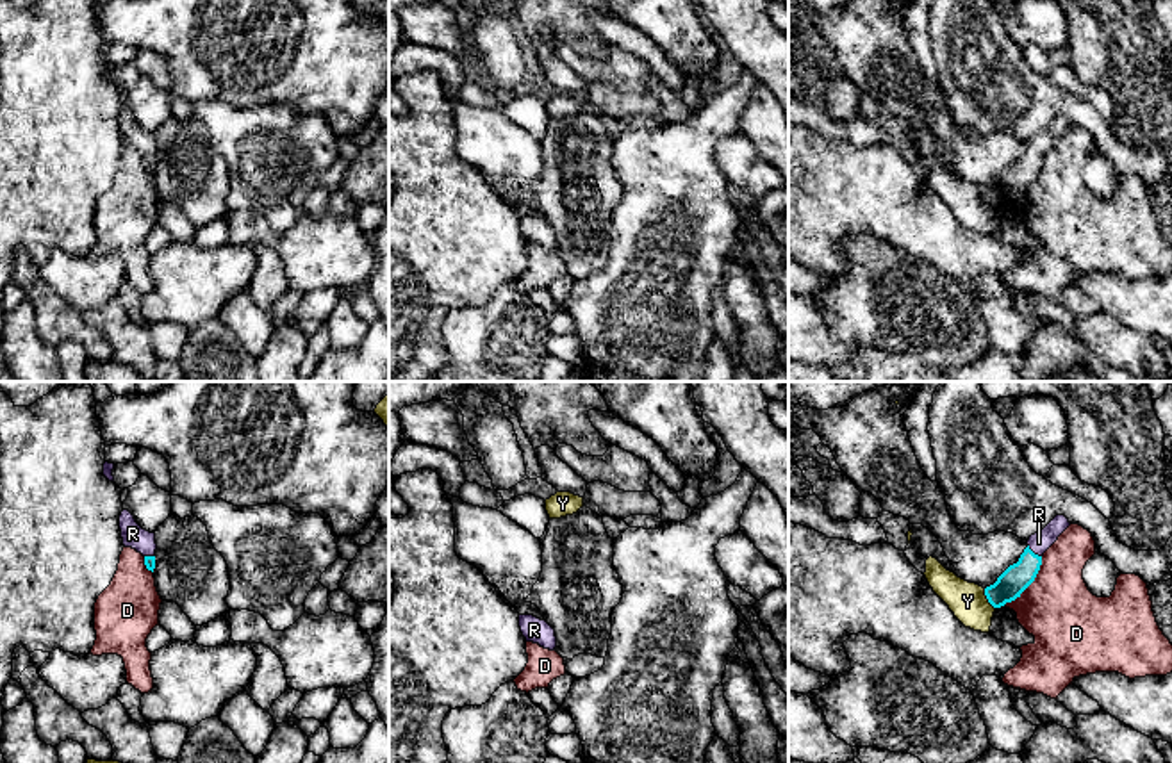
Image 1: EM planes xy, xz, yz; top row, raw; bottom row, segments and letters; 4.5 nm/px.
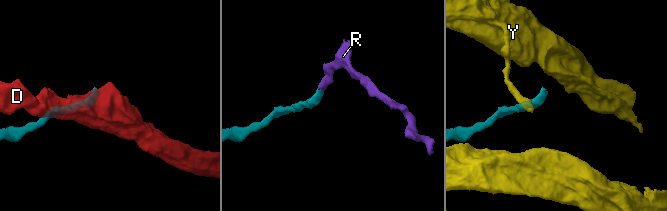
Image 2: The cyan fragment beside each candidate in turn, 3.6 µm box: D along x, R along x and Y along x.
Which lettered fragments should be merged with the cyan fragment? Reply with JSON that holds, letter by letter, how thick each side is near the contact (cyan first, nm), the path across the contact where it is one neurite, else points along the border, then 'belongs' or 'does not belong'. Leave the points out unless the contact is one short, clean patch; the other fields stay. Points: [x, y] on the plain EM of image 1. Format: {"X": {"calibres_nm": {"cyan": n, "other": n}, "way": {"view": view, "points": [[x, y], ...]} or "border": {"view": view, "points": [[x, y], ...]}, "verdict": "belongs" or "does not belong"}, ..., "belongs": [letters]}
{"D": {"calibres_nm": {"cyan": 120, "other": 340}, "border": {"view": "yz", "points": [[1042, 157], [1037, 177], [1014, 200], [999, 207]]}, "verdict": "does not belong"}, "R": {"calibres_nm": {"cyan": 120, "other": 90}, "way": {"view": "yz", "points": [[1019, 177], [1026, 170], [1031, 152], [1039, 143]]}, "verdict": "belongs"}, "Y": {"calibres_nm": {"cyan": 120, "other": 170}, "border": {"view": "yz", "points": [[983, 189], [994, 209]]}, "verdict": "does not belong"}, "belongs": ["R"]}

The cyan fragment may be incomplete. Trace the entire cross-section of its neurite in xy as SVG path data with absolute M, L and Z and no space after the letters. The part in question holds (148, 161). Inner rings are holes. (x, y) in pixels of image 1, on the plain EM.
M128 111L120 116L120 130L125 148L132 148L144 157L144 166L153 173L155 169L155 134L143 130Z

